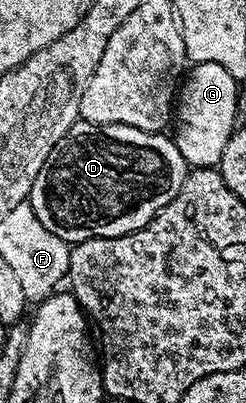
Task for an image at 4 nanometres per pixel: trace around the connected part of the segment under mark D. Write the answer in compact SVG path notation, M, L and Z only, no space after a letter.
M78 119L77 123L71 126L67 135L55 146L55 150L51 150L47 162L43 162L43 170L39 170L39 178L35 178L27 202L31 206L31 210L35 210L35 218L39 218L39 222L43 222L43 226L47 226L47 230L51 230L51 234L55 234L55 238L72 246L96 236L131 234L135 230L147 226L147 222L151 218L155 218L155 214L159 210L163 210L163 206L167 206L167 202L171 202L171 198L175 198L175 194L179 194L185 181L186 171L187 165L183 154L179 154L177 144L168 135L160 132L144 132L135 126L123 126L122 124L88 124L87 121Z

